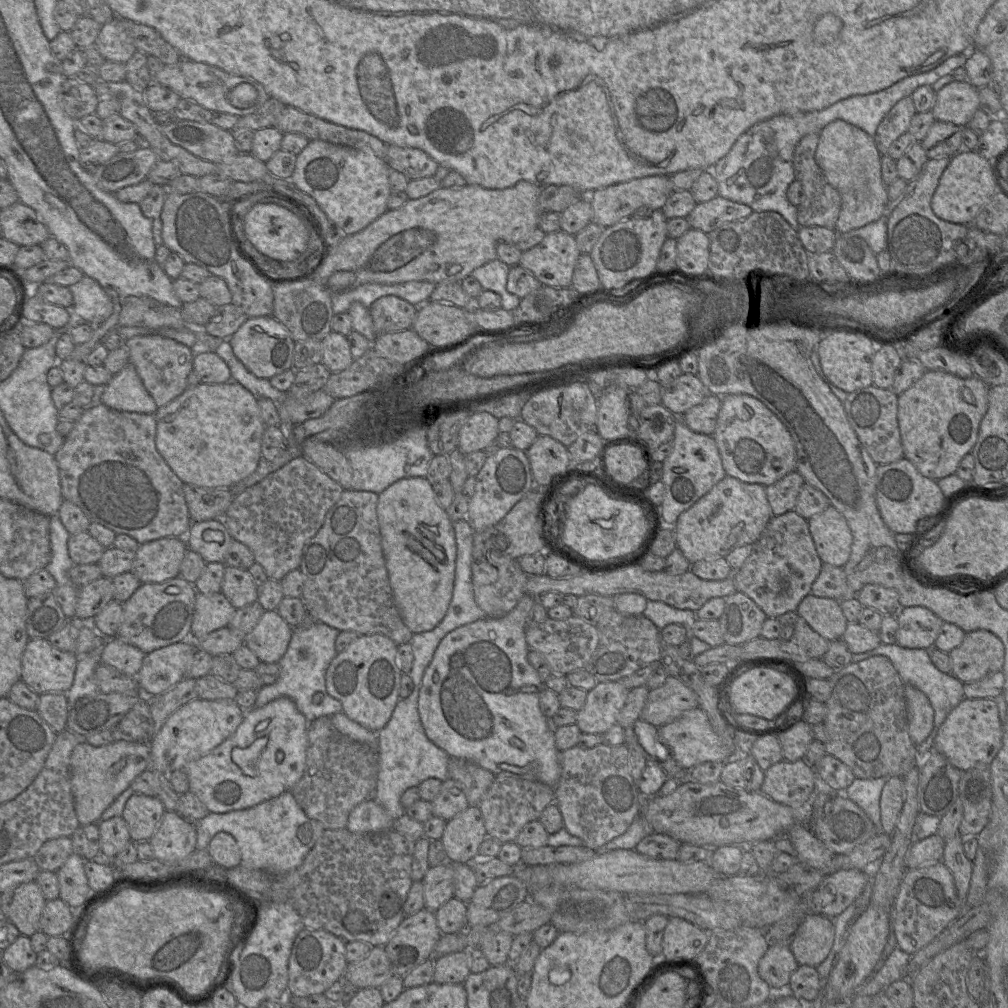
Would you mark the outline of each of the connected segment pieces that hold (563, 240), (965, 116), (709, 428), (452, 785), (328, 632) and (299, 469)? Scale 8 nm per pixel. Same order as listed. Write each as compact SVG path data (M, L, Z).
M559 230L546 233L539 244L523 251L519 265L529 270L542 285L565 288L571 287L580 255L575 236Z
M952 81L946 84L935 95L931 109L935 120L967 126L979 109L978 89L969 81Z
M708 394L700 404L683 415L684 422L692 431L712 436L716 429L721 405L721 396Z
M448 778L442 782L439 794L431 801L433 815L449 821L468 806L466 795L460 782Z
M320 622L294 627L288 648L277 663L280 670L278 680L271 685L263 685L257 691L254 705L247 711L262 707L277 698L288 697L294 701L298 710L308 721L313 721L320 716L332 716L342 712L340 701L327 693L325 678L329 664L338 654L335 649L335 640L339 632Z
M300 455L262 481L235 493L222 519L231 537L252 551L255 562L263 567L268 579L281 581L290 571L300 568L305 544L319 531L326 513L340 499L343 491L336 481Z

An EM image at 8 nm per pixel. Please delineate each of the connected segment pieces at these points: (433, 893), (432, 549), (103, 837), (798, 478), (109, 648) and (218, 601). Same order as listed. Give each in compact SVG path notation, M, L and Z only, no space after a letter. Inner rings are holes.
M449 861L430 866L421 881L424 888L425 908L429 910L436 911L454 897L454 869Z
M425 477L402 478L381 492L377 518L386 569L400 616L413 634L430 631L446 615L453 595L457 556L453 521L437 502L433 486Z
M122 816L92 824L98 824L101 852L109 858L115 858L132 841L127 823Z
M795 470L774 484L766 487L767 500L774 516L794 510L798 495L804 483L804 478Z
M117 637L104 639L104 644L100 649L101 664L110 665L129 676L137 675L145 655L139 648Z
M222 592L197 593L190 639L199 641L220 628L227 627L236 609Z

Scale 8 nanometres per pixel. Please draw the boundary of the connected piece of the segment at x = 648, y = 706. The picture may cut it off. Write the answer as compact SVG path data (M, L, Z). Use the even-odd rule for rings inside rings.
M668 676L663 685L650 690L640 719L661 728L696 707L698 699L694 691L678 678Z

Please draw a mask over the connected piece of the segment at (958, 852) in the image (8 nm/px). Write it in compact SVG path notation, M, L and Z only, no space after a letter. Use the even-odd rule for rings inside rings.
M957 835L946 841L942 862L953 876L958 898L965 902L972 874L972 861L966 857L960 837Z

